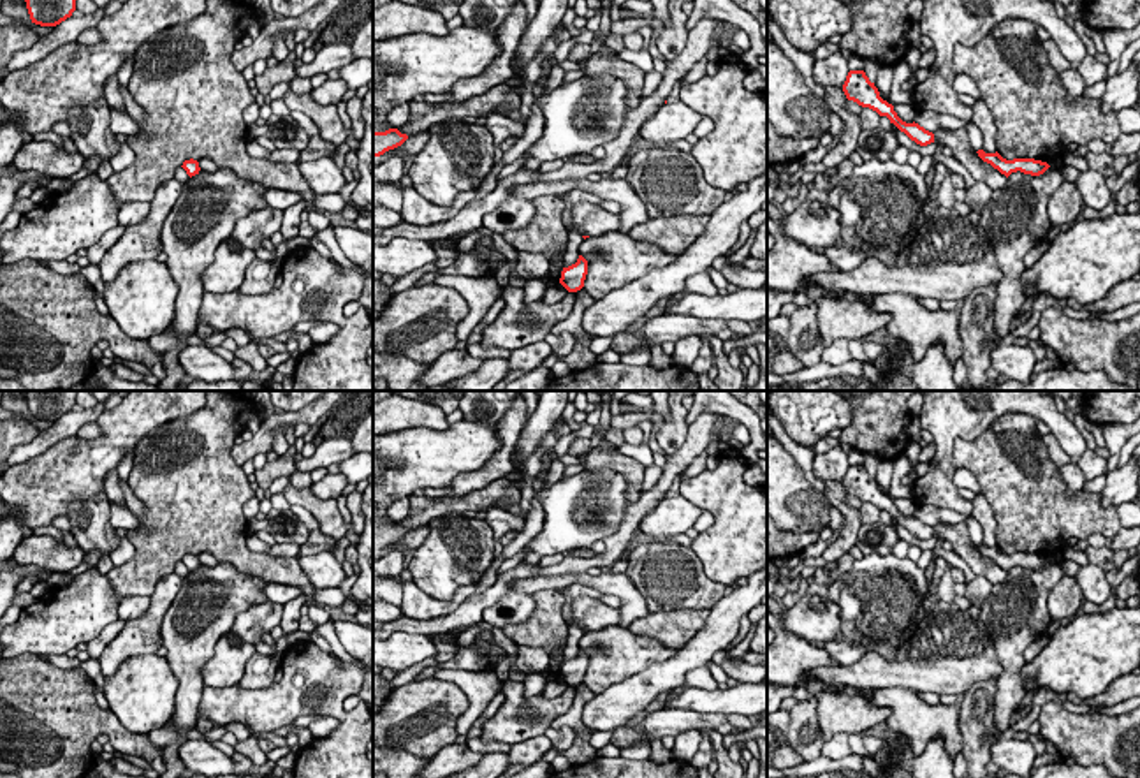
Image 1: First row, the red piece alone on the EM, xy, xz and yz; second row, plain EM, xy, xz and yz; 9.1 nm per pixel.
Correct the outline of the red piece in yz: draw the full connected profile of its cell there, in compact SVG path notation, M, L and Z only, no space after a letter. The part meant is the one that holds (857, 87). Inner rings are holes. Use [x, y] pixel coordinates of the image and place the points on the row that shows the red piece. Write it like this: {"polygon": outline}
{"polygon": "M850 70L843 84L843 92L848 100L857 102L862 107L876 111L880 116L887 116L901 132L920 146L934 143L934 134L920 127L918 123L902 121L894 106L880 97L874 83L869 81L864 70Z"}

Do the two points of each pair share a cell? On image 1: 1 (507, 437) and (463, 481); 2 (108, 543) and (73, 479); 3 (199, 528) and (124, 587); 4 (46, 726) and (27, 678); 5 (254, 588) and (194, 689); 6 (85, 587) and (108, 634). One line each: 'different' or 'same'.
1: same
2: different
3: same
4: same
5: same
6: different

